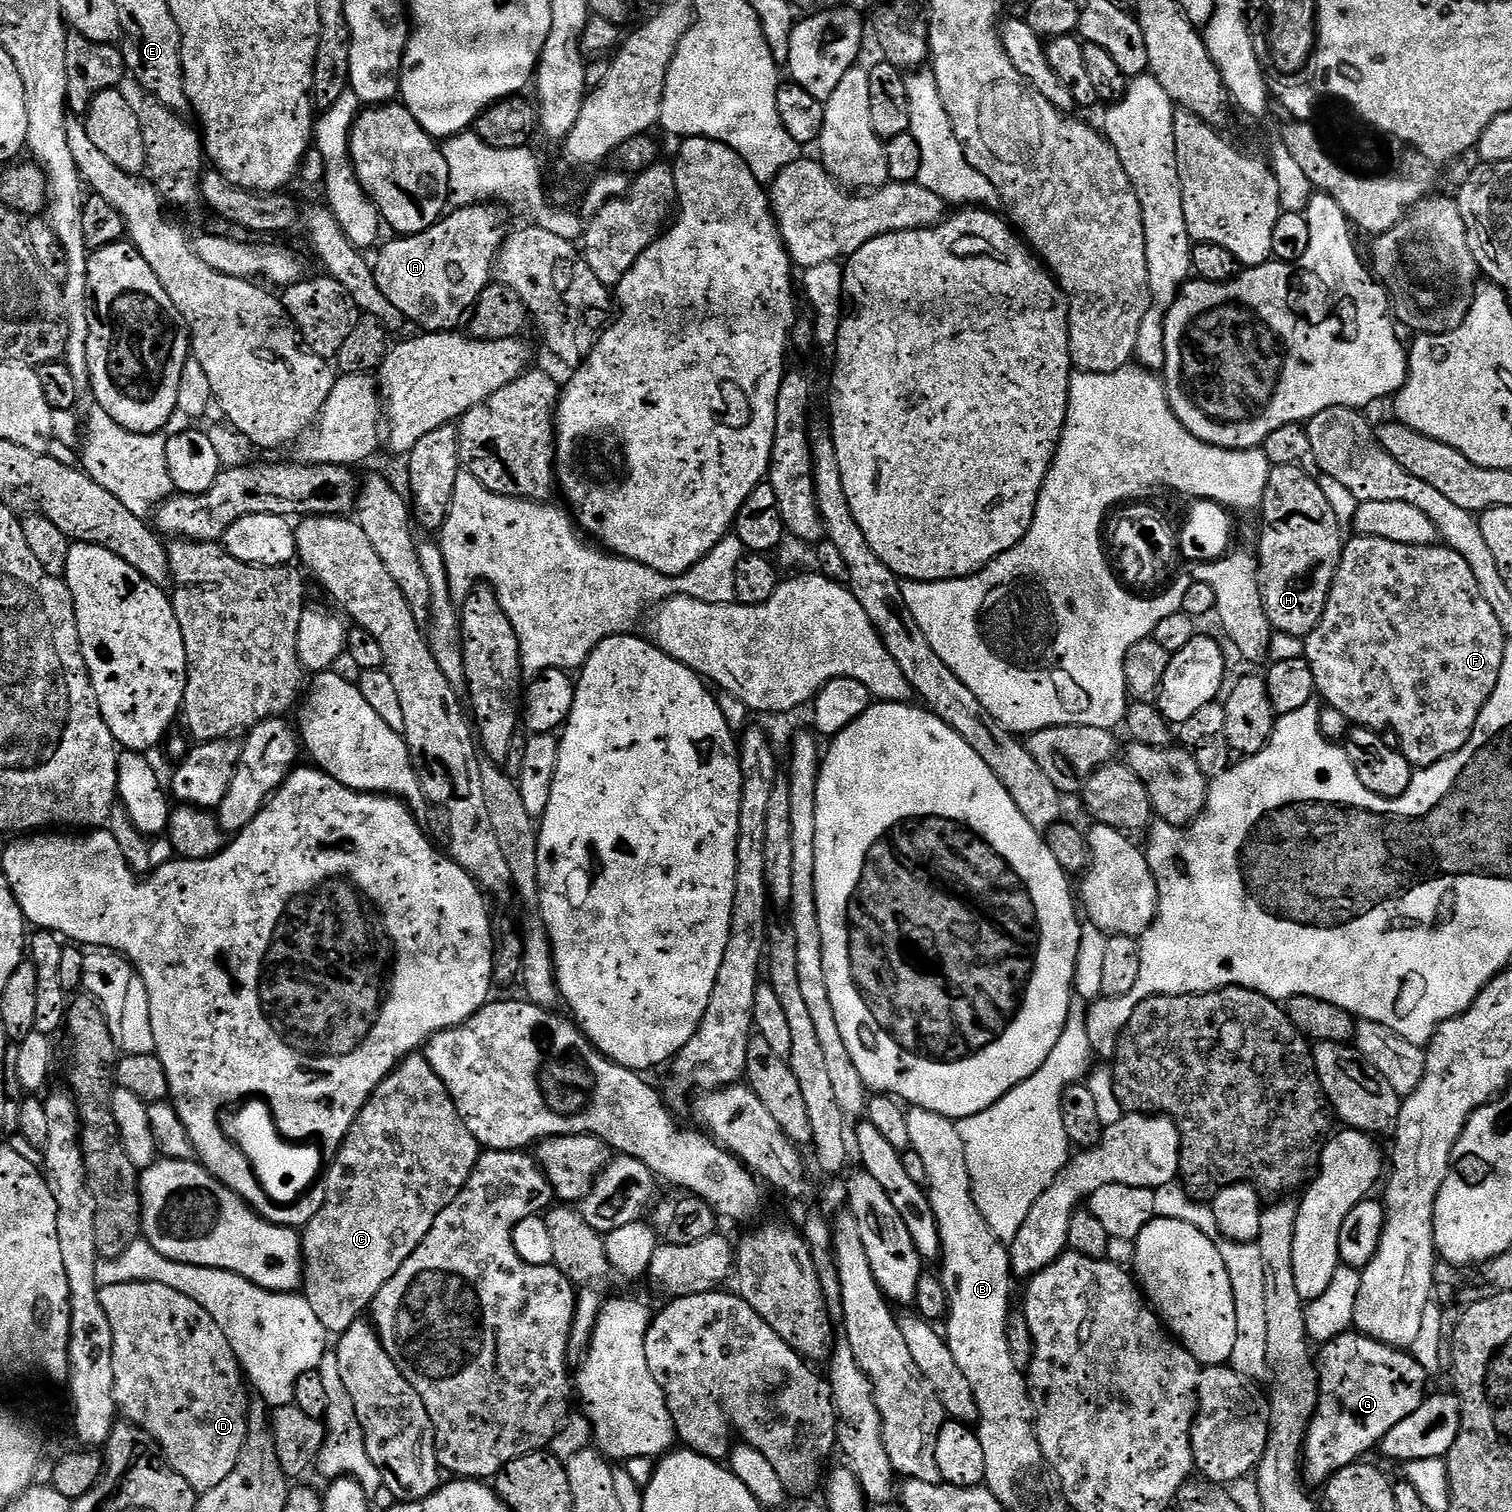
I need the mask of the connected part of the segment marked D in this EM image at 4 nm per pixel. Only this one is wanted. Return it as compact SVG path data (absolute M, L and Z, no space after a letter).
M122 1282L118 1286L106 1286L100 1290L100 1301L102 1310L106 1310L106 1318L110 1318L110 1330L114 1336L113 1394L119 1415L127 1423L137 1424L143 1432L149 1432L170 1462L170 1466L174 1466L174 1470L178 1470L178 1474L182 1474L182 1478L186 1478L186 1482L190 1482L190 1486L195 1488L197 1493L203 1494L214 1490L214 1486L218 1486L218 1482L226 1482L226 1478L230 1478L230 1474L238 1466L238 1458L248 1437L250 1392L246 1387L246 1377L241 1369L240 1359L234 1354L226 1334L222 1334L218 1322L214 1322L214 1318L210 1318L210 1314L206 1314L206 1310L202 1310L202 1306L194 1302L194 1298L186 1298L186 1294L178 1294L178 1290L162 1286L162 1282Z

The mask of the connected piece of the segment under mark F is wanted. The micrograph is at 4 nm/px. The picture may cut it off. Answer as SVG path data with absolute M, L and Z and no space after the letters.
M1353 535L1351 539L1345 543L1344 553L1340 556L1340 565L1330 586L1326 610L1322 610L1318 626L1314 626L1310 635L1303 637L1302 655L1308 661L1310 670L1314 670L1316 691L1319 699L1327 707L1341 712L1349 725L1372 728L1381 734L1387 733L1386 730L1389 728L1396 735L1395 743L1400 752L1412 763L1413 769L1428 768L1450 758L1455 752L1462 750L1466 742L1470 742L1472 731L1478 722L1478 714L1482 714L1490 694L1494 694L1494 686L1498 686L1498 674L1502 674L1502 654L1506 643L1502 622L1498 622L1494 610L1490 610L1490 602L1482 598L1482 590L1478 590L1478 578L1474 578L1470 562L1466 562L1466 558L1462 558L1462 554L1458 554L1454 549L1441 546L1439 543L1418 546L1386 542L1386 538L1369 536Z

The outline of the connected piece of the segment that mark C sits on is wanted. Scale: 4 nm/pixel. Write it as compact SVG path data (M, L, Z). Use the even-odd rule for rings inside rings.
M422 1054L405 1056L392 1073L372 1092L371 1098L364 1103L362 1110L354 1118L346 1138L337 1148L336 1157L332 1159L328 1166L328 1172L324 1176L326 1186L324 1187L322 1210L318 1210L318 1214L314 1214L314 1218L310 1218L310 1222L302 1229L304 1241L302 1295L310 1302L314 1314L318 1314L318 1322L322 1322L322 1326L328 1333L345 1332L355 1320L361 1319L371 1309L372 1301L380 1293L382 1286L386 1286L386 1282L390 1282L390 1278L394 1278L394 1274L398 1274L398 1270L402 1270L406 1258L410 1258L410 1254L414 1254L414 1250L418 1250L418 1246L426 1238L426 1234L430 1234L430 1226L434 1226L434 1218L438 1218L438 1214L442 1214L442 1210L446 1210L446 1206L450 1206L450 1202L454 1202L454 1198L458 1198L458 1194L466 1186L470 1174L480 1160L481 1151L482 1145L476 1141L474 1134L470 1134L470 1130L466 1130L466 1122L462 1122L462 1114L458 1114L458 1106L454 1102L450 1090L446 1090L442 1078L434 1072L434 1066L430 1066L430 1062Z

